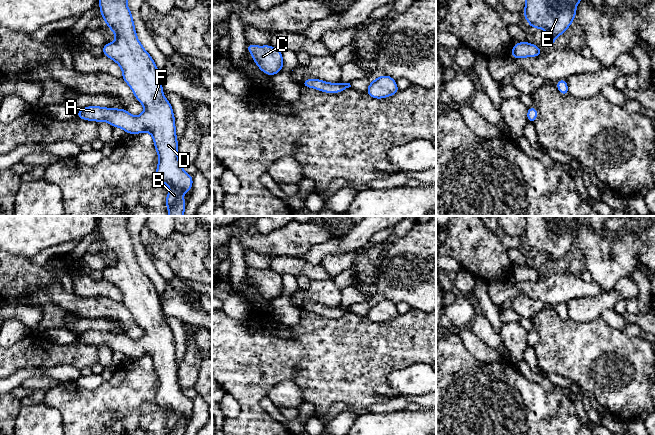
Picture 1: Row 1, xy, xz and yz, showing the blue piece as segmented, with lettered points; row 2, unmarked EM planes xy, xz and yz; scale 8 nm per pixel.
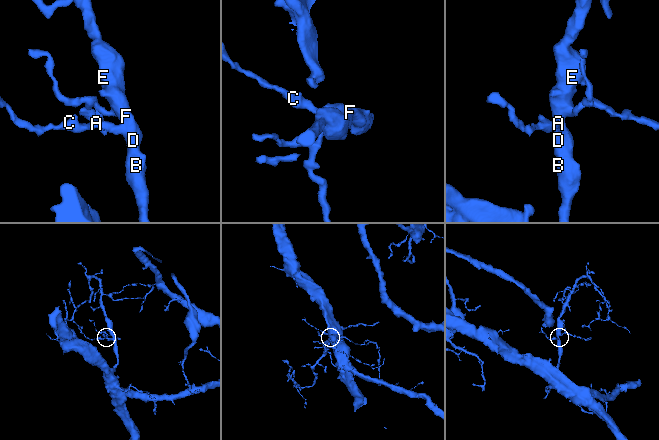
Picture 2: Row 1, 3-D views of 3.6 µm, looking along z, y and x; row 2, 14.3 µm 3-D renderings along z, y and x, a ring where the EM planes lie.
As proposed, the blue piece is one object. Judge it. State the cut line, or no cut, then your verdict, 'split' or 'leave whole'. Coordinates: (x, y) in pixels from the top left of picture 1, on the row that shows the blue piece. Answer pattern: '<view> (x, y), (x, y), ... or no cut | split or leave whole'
no cut | leave whole

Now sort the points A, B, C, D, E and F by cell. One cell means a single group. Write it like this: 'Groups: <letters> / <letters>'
Groups: A B C D E F

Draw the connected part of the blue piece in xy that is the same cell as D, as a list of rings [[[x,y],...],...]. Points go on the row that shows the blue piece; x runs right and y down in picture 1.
[[[99,0],[99,6],[105,24],[116,35],[113,43],[106,43],[102,46],[103,55],[114,60],[121,67],[122,78],[145,110],[141,115],[133,116],[125,109],[89,106],[78,110],[76,117],[96,122],[107,121],[112,127],[121,128],[128,134],[149,132],[153,137],[154,146],[159,157],[156,179],[171,188],[165,199],[168,214],[169,216],[184,216],[187,201],[183,200],[183,193],[192,190],[193,177],[183,170],[178,158],[178,140],[176,138],[174,113],[171,104],[163,94],[159,70],[150,54],[143,48],[137,38],[127,0]]]

